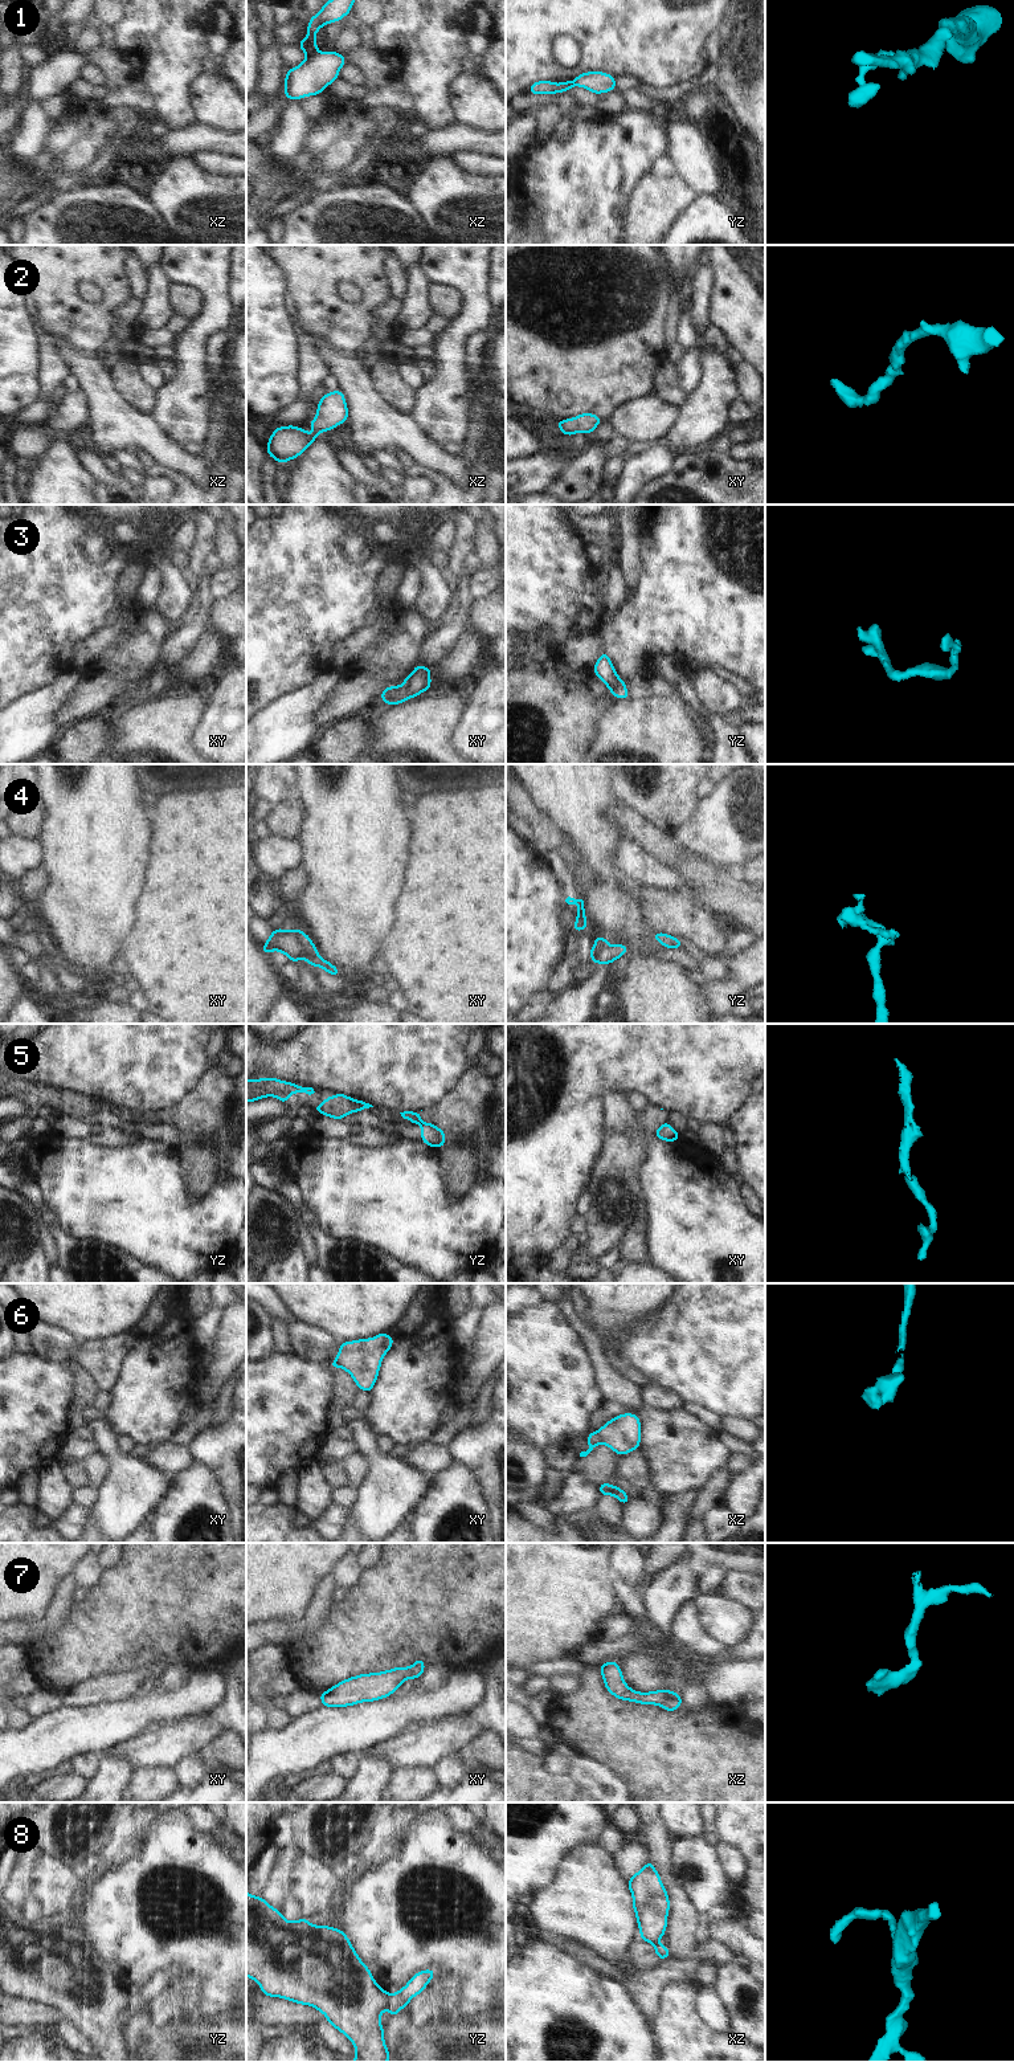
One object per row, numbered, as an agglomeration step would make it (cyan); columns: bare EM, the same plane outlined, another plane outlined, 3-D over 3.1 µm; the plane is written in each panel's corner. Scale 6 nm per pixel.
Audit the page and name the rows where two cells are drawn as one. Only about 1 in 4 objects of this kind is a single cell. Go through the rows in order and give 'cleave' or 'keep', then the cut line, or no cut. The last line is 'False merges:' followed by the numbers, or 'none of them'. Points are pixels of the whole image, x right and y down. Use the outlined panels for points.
1: cleave; cut xz (318, 52), (307, 57)
2: keep; cut none
3: keep; cut none
4: cleave; cut yz (606, 944), (593, 960)
5: cleave; cut yz (425, 1122), (421, 1125)
6: cleave; cut xz (596, 1432), (602, 1442)
7: cleave; cut xz (673, 1693), (661, 1705)
8: cleave; cut yz (389, 1995), (389, 2001), (384, 2008)
False merges: 1, 4, 5, 6, 7, 8

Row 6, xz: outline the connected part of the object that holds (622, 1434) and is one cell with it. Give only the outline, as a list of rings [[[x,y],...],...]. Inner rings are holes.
[[[623,1413],[608,1421],[597,1434],[617,1455],[631,1453],[641,1445],[641,1420],[637,1414]]]

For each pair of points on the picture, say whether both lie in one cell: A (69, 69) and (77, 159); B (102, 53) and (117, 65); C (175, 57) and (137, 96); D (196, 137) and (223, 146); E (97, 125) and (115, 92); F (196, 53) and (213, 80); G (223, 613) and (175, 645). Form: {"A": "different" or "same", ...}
{"A": "different", "B": "same", "C": "different", "D": "same", "E": "different", "F": "different", "G": "different"}

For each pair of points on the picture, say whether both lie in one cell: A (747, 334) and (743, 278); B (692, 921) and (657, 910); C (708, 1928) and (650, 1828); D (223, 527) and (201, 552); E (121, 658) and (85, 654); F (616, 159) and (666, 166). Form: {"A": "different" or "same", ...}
{"A": "same", "B": "same", "C": "different", "D": "different", "E": "different", "F": "different"}

